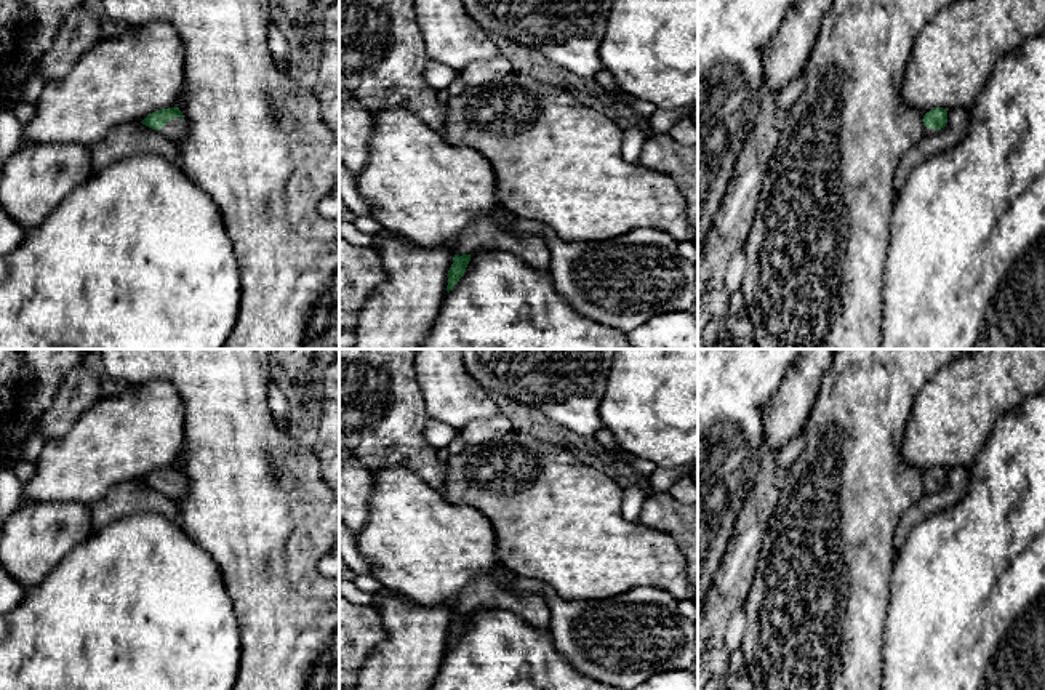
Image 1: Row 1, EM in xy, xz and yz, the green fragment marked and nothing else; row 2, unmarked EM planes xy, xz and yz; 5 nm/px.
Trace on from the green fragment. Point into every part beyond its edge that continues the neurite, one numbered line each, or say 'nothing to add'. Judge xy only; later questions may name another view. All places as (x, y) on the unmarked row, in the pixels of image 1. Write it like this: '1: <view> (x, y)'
1: xy (175, 487)

